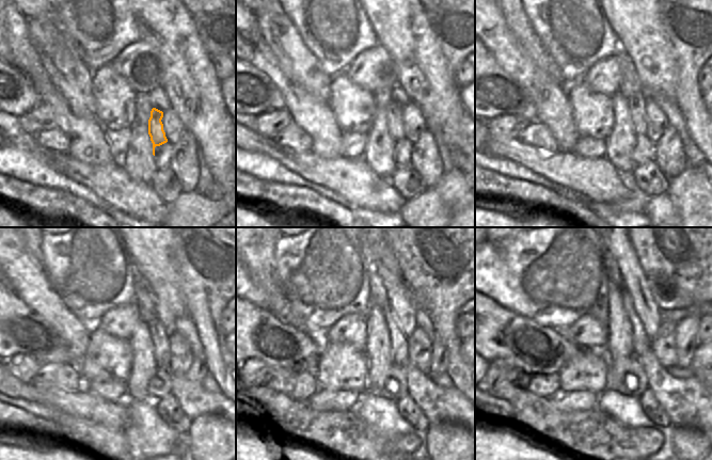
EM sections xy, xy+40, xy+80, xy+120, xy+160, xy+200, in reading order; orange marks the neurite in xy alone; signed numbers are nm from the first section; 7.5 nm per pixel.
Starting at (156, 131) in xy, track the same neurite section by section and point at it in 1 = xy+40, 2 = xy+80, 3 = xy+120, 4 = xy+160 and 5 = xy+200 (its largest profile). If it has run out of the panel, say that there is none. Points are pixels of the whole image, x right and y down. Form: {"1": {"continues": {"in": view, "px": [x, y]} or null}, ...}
{"1": {"continues": {"in": "xy+40", "px": [395, 126]}}, "2": {"continues": {"in": "xy+80", "px": [636, 101]}}, "3": {"continues": {"in": "xy+120", "px": [159, 334]}}, "4": {"continues": {"in": "xy+160", "px": [399, 340]}}, "5": {"continues": {"in": "xy+200", "px": [641, 340]}}}

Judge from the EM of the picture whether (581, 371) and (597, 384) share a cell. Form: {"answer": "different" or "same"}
{"answer": "same"}

